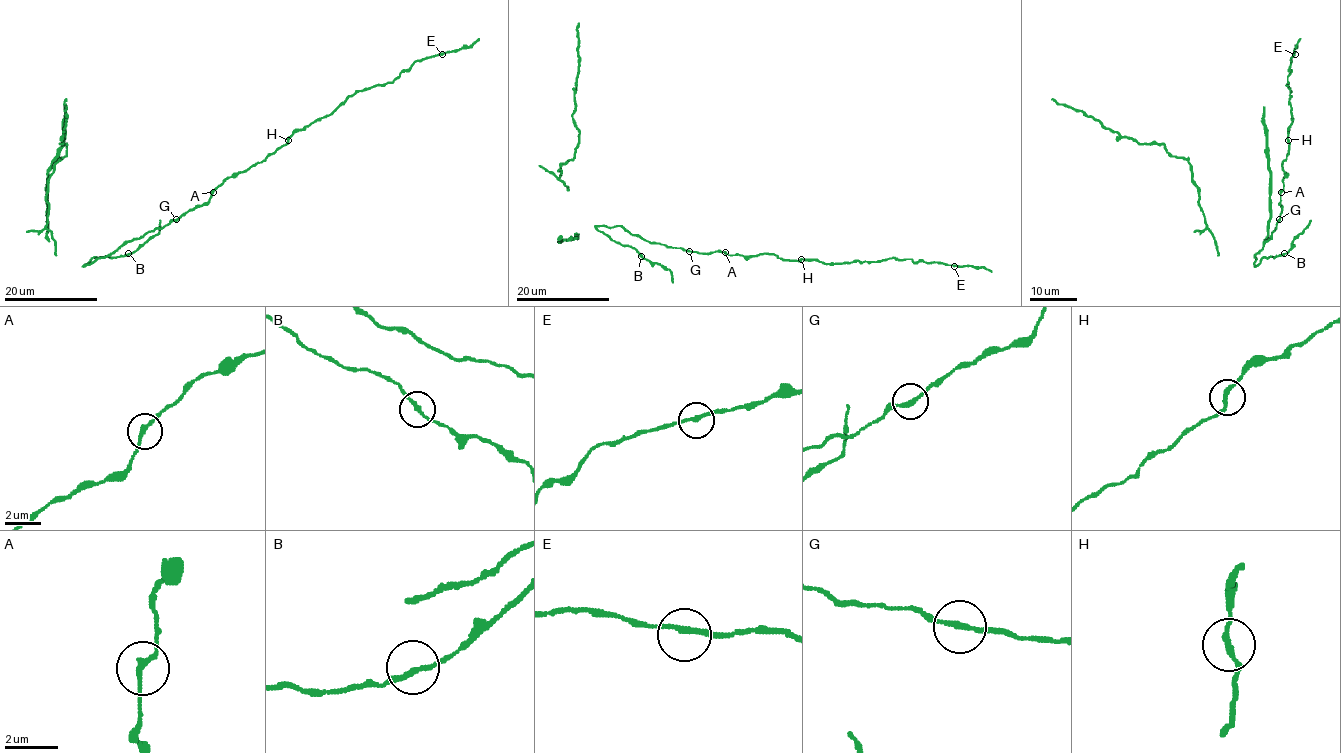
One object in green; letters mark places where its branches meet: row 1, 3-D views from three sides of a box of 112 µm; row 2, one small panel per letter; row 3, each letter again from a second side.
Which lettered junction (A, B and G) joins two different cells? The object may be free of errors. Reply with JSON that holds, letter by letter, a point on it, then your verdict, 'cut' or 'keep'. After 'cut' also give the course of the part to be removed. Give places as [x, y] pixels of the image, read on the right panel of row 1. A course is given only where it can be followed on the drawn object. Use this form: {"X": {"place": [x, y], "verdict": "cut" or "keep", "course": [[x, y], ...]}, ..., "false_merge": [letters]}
{"A": {"place": [1281, 192], "verdict": "keep"}, "B": {"place": [1284, 253], "verdict": "keep"}, "G": {"place": [1279, 219], "verdict": "keep"}, "false_merge": []}

